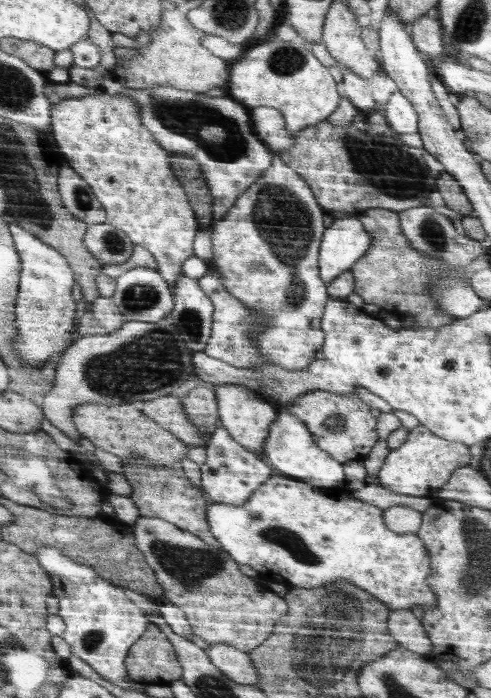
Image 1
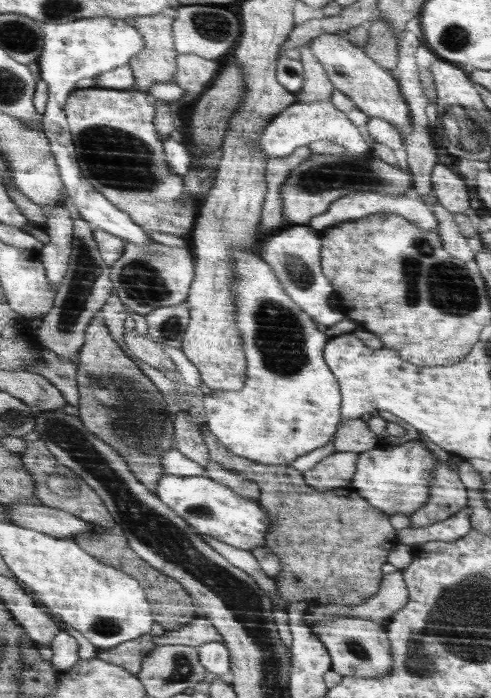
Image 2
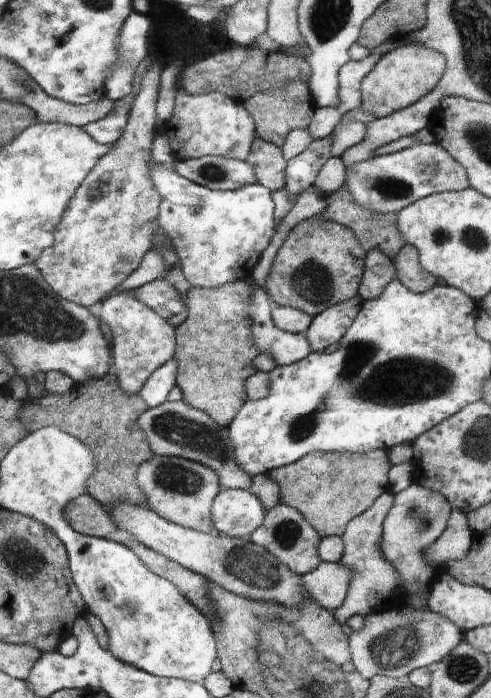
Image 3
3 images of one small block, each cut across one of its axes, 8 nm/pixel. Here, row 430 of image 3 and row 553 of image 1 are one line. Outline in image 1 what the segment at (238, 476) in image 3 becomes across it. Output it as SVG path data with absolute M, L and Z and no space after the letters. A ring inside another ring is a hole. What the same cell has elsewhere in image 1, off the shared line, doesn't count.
M140 515L131 526L136 544L155 569L163 594L184 611L194 635L209 645L230 644L250 653L266 642L289 605L282 597L248 577L223 548L214 548L195 533L156 517Z

